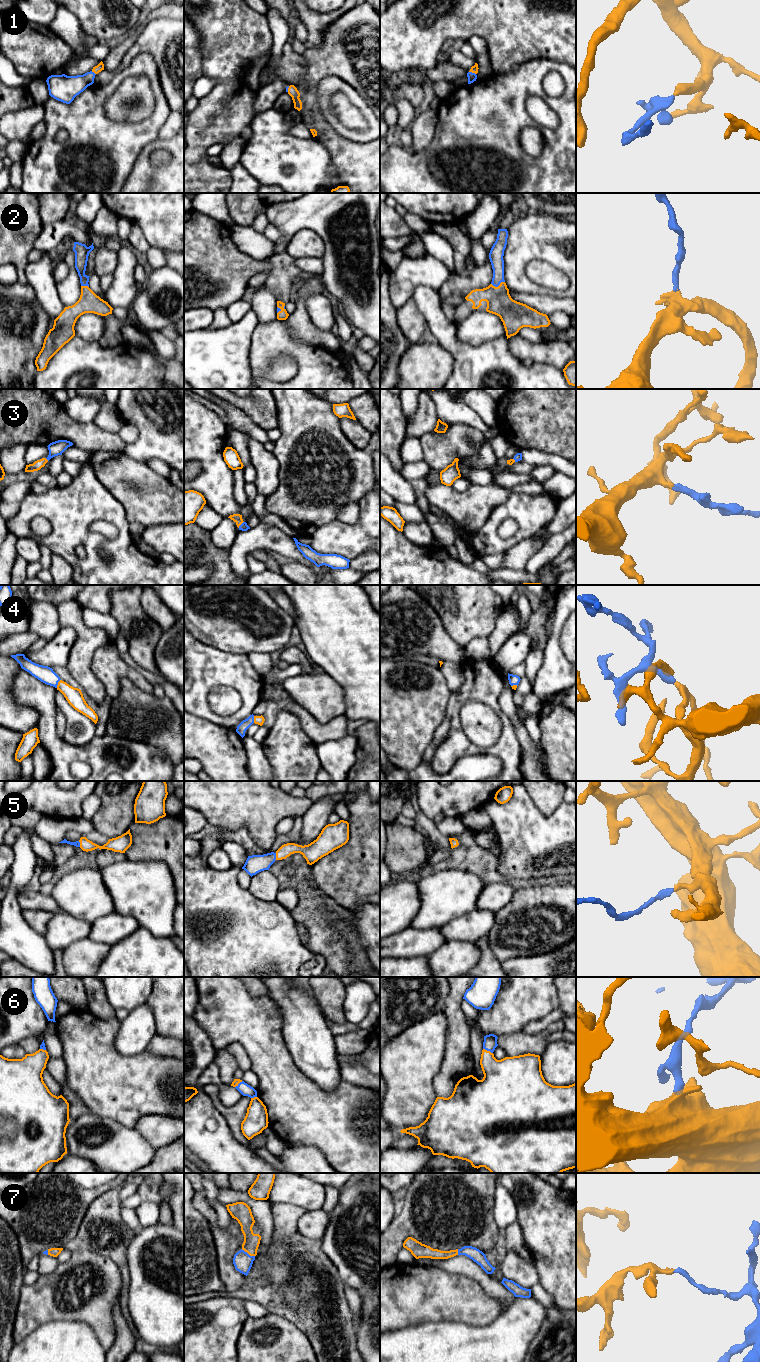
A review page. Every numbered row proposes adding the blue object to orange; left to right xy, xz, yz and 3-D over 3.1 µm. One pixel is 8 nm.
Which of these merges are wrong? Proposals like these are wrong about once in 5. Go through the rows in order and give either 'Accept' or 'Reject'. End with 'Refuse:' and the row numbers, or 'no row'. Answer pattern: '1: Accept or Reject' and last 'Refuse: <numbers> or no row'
1: Accept
2: Accept
3: Accept
4: Accept
5: Accept
6: Accept
7: Accept
Refuse: no row

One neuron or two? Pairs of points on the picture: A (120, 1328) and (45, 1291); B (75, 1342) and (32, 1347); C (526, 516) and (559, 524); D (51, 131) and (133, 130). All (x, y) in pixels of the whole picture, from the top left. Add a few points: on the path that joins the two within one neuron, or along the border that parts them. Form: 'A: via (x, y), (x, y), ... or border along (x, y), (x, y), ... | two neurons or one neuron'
A: border along (115, 1302), (112, 1308), (115, 1340), (108, 1348) | two neurons
B: via (64, 1347), (43, 1347) | one neuron
C: border along (557, 505), (555, 515), (530, 536) | two neurons
D: via (71, 125), (86, 125), (91, 130), (113, 130) | one neuron

